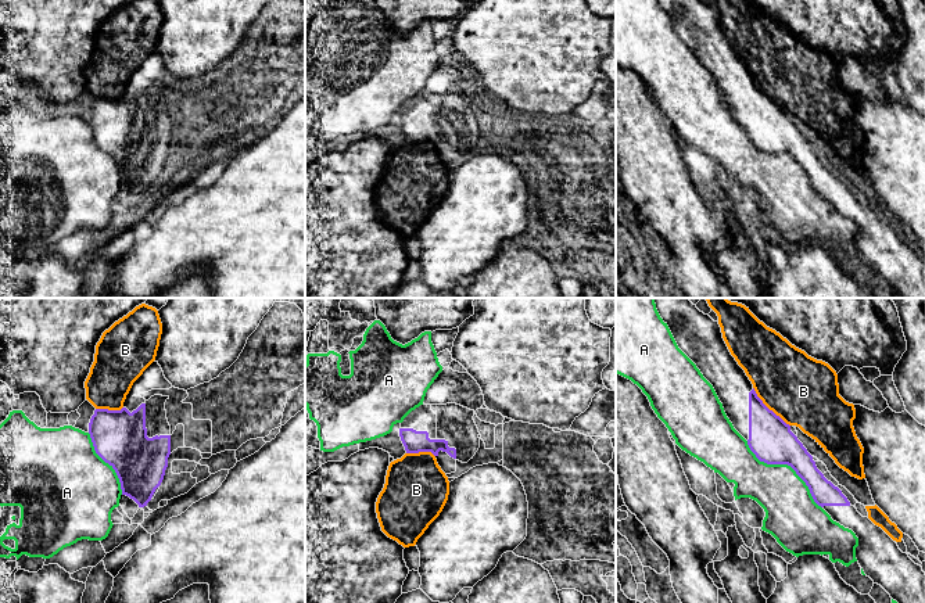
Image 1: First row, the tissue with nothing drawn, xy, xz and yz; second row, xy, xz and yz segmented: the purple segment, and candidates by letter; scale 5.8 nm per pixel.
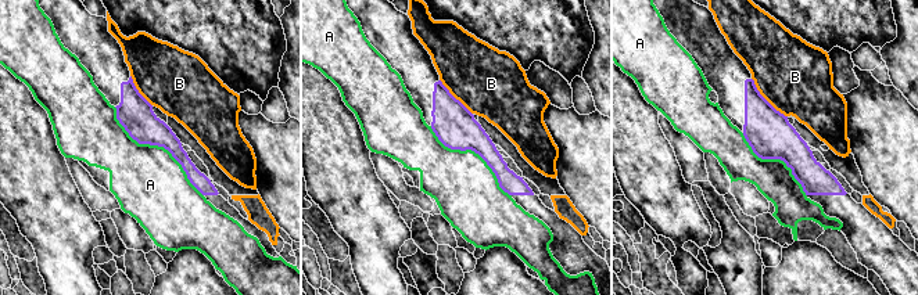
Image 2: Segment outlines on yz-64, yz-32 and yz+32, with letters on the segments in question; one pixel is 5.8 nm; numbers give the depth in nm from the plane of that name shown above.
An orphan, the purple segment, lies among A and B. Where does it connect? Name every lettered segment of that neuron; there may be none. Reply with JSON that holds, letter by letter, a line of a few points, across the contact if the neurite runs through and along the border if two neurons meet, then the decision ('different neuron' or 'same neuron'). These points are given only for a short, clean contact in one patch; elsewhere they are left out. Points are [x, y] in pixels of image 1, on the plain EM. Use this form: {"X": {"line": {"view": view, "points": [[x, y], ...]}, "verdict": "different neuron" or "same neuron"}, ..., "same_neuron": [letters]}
{"A": {"verdict": "different neuron"}, "B": {"line": {"view": "yz", "points": [[753, 76], [757, 86], [789, 115]]}, "verdict": "different neuron"}, "same_neuron": []}

